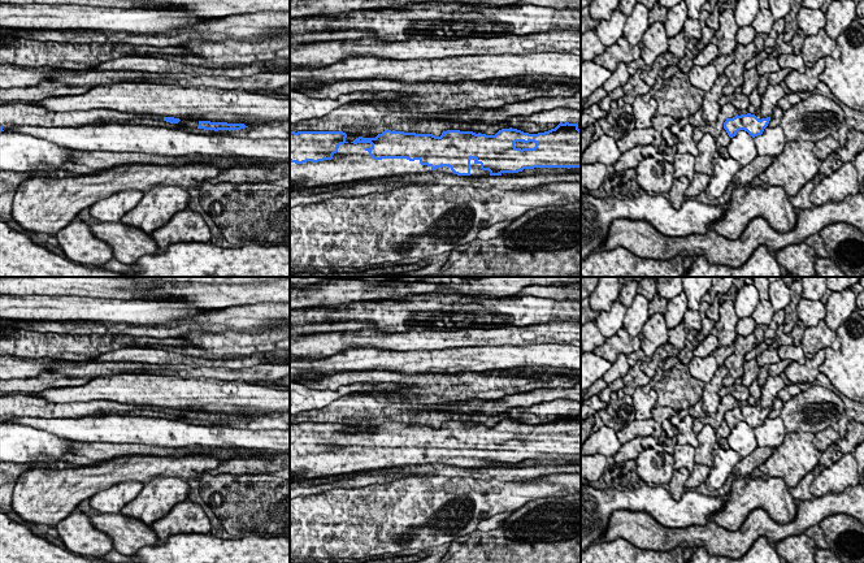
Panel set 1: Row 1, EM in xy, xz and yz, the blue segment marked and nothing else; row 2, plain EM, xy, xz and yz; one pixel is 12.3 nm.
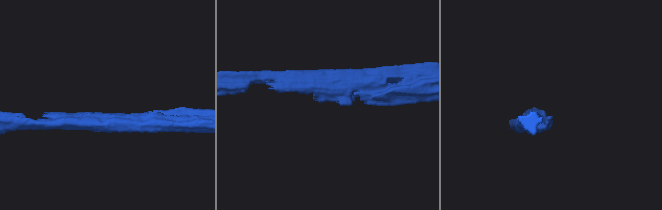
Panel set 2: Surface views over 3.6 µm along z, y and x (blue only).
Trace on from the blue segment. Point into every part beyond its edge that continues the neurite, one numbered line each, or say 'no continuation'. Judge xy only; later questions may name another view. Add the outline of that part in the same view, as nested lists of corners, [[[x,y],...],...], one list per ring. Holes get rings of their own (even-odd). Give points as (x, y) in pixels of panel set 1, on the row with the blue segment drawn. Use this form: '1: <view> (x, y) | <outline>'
1: xy (18, 113) | [[[4,103],[0,104],[0,126],[8,130],[12,126],[84,126],[107,125],[112,118],[129,120],[129,113],[108,109],[49,112],[30,103]]]

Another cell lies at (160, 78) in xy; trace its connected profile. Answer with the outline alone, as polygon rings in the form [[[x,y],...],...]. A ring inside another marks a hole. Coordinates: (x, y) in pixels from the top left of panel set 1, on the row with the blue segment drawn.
[[[261,72],[249,77],[230,78],[225,75],[192,77],[183,73],[142,73],[139,83],[177,85],[181,87],[204,86],[221,90],[272,92],[290,85],[288,72]]]

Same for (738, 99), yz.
[[[737,88],[733,95],[722,95],[720,105],[731,104],[735,109],[748,109],[750,99],[741,88]]]

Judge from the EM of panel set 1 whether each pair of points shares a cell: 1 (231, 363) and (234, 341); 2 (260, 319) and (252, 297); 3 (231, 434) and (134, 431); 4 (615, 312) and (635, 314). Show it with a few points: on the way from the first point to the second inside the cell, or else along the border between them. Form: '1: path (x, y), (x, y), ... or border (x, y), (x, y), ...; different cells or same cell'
1: border (235, 356), (202, 358); different cells
2: border (276, 302), (256, 302), (225, 308); different cells
3: path (207, 436), (159, 432); same cell
4: border (626, 308), (622, 327); different cells

